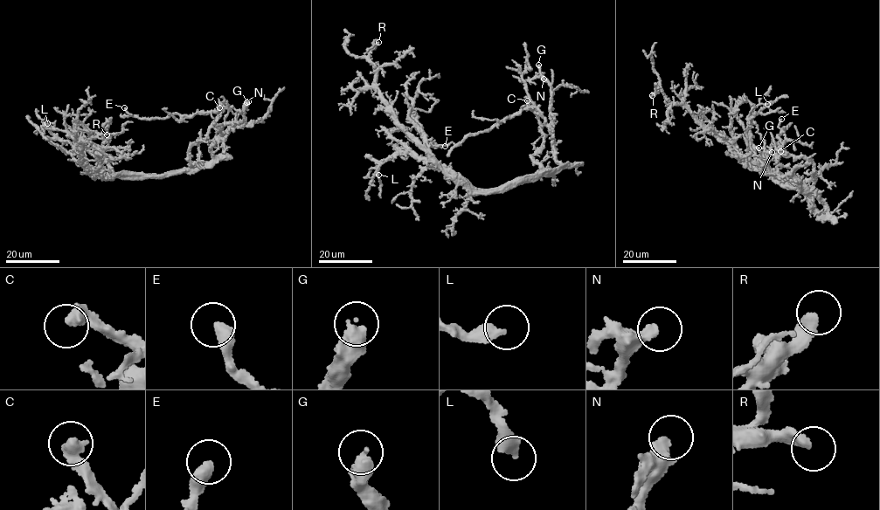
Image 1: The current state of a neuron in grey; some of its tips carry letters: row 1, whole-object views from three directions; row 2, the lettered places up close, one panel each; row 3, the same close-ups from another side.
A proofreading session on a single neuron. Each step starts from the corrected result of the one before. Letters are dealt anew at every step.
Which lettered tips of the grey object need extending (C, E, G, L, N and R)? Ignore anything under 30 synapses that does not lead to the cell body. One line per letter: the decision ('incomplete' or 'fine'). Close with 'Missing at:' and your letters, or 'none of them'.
C: fine
E: fine
G: fine
L: fine
N: fine
R: fine
Missing at: none of them

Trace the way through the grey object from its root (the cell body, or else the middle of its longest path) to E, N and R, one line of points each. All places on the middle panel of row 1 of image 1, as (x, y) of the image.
E: (498, 187), (543, 174), (531, 158), (544, 137), (532, 110), (520, 111), (493, 127), (445, 146)
N: (498, 187), (561, 169), (563, 164), (557, 159), (549, 127), (553, 120), (550, 87), (543, 79)
R: (498, 187), (475, 190), (461, 178), (456, 178), (398, 124), (384, 103), (369, 56), (378, 42)

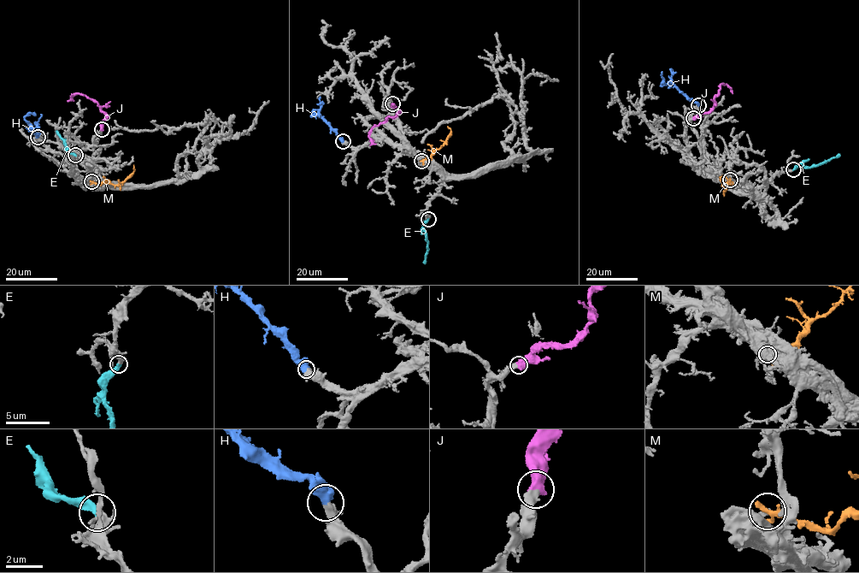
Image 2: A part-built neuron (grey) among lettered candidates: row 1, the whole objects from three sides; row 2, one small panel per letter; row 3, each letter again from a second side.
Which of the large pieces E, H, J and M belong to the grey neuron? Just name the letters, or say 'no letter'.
H, J

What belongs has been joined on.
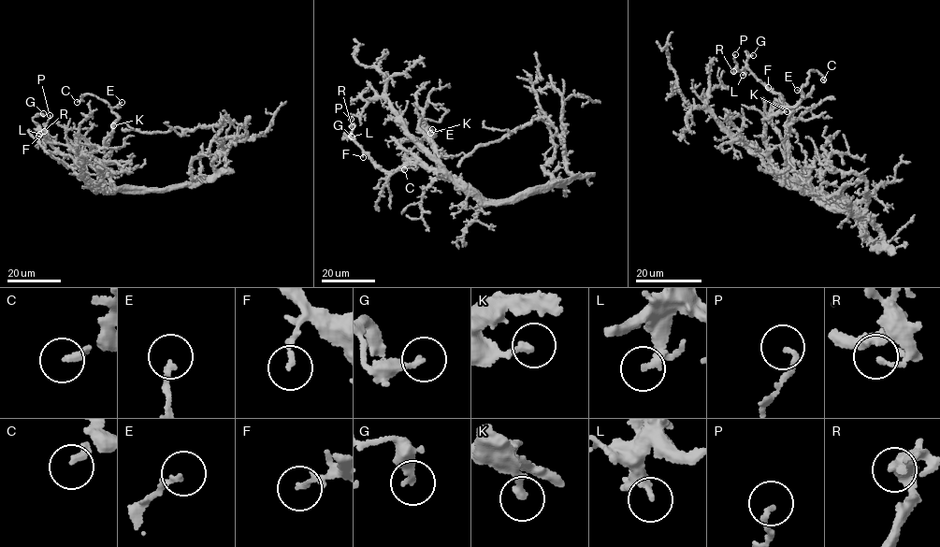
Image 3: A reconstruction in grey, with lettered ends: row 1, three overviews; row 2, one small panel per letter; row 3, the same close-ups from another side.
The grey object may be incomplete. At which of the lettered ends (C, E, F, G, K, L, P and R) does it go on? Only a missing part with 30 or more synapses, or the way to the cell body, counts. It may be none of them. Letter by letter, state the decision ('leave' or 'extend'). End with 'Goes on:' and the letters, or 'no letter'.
C: leave
E: leave
F: leave
G: leave
K: leave
L: leave
P: leave
R: leave
Goes on: no letter

